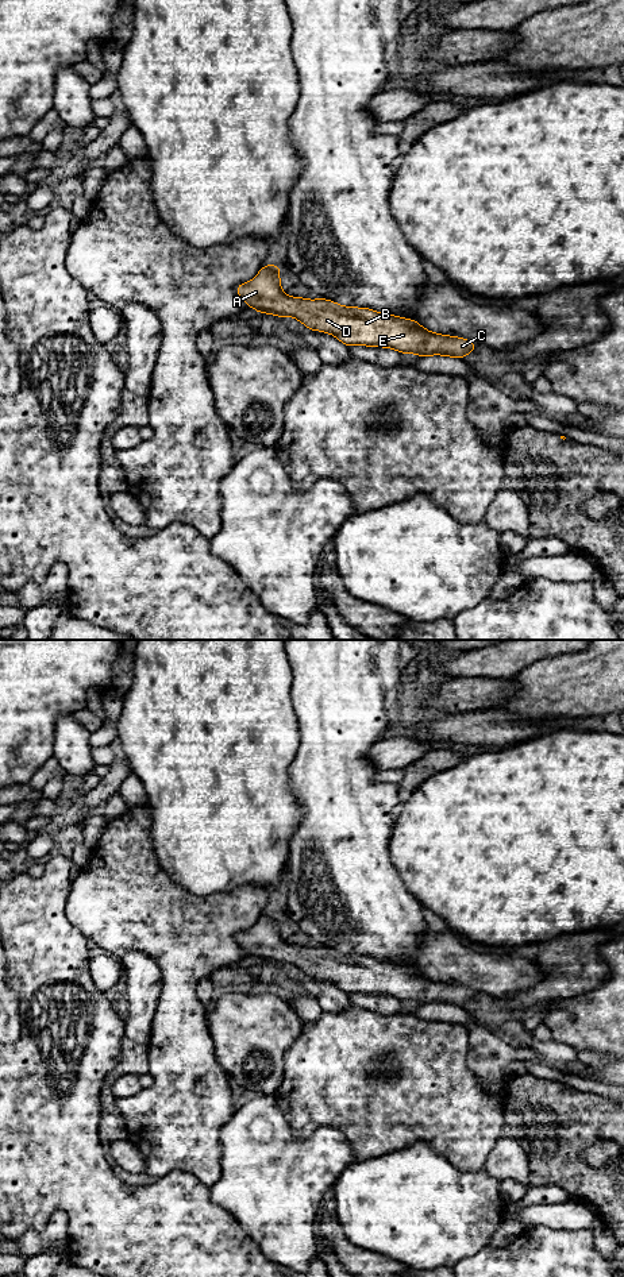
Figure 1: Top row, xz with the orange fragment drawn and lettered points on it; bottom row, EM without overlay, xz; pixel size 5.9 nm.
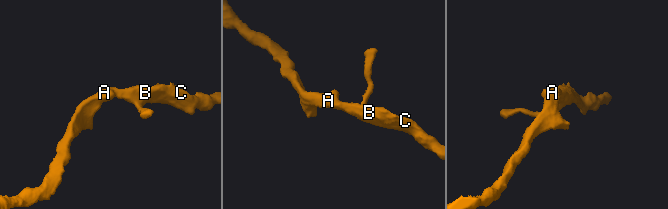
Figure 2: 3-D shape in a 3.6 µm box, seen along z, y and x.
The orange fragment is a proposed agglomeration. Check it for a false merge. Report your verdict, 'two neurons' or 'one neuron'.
one neuron

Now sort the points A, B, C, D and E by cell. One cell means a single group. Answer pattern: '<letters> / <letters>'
A B C D E

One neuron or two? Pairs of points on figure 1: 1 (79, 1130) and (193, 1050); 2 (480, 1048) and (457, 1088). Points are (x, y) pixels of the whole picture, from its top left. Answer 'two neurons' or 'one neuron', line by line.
1: two neurons
2: two neurons

